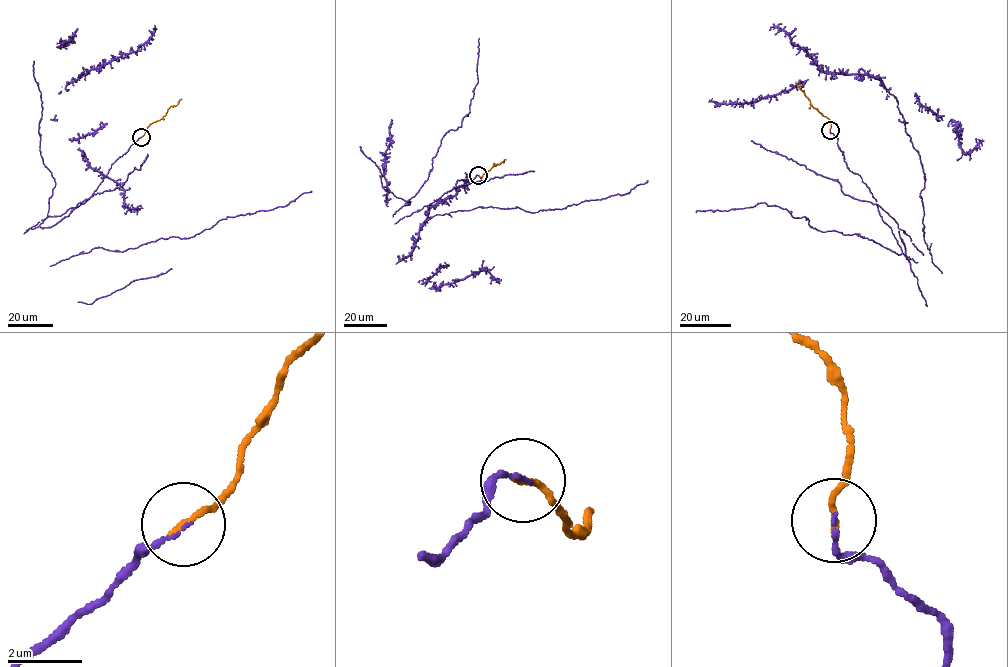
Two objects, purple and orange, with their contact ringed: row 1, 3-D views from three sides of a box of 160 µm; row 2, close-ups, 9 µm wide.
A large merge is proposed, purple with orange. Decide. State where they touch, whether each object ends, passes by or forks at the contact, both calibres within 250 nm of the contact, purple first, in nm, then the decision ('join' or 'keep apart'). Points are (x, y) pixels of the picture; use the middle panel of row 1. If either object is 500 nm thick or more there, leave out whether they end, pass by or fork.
at (478, 175); purple ends there; orange ends there; 90 nm thick on the purple side, 160 nm on the other; join

